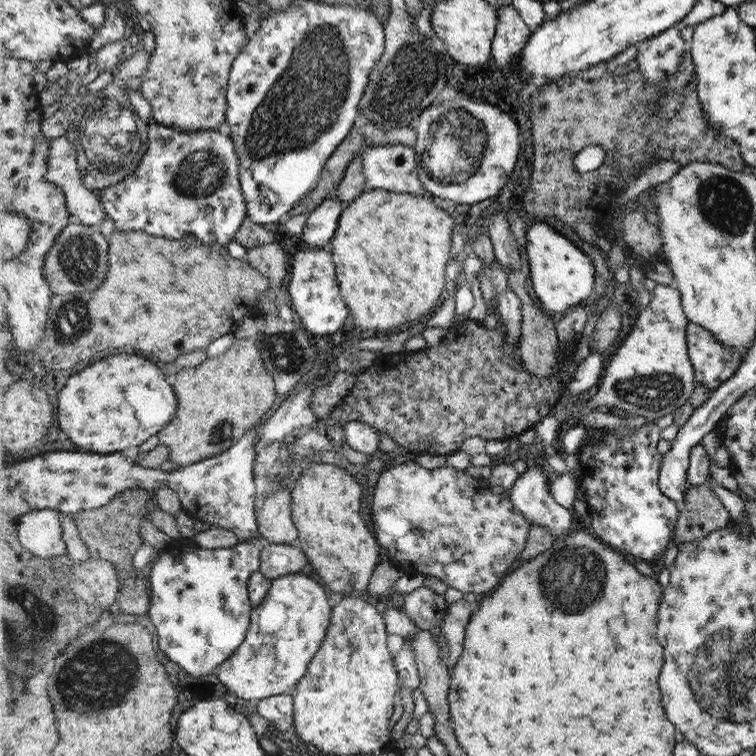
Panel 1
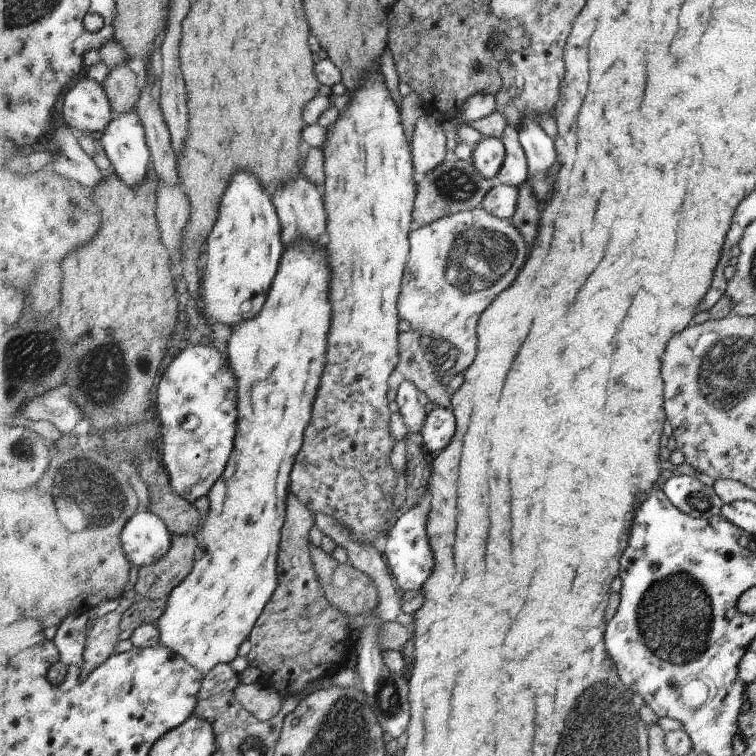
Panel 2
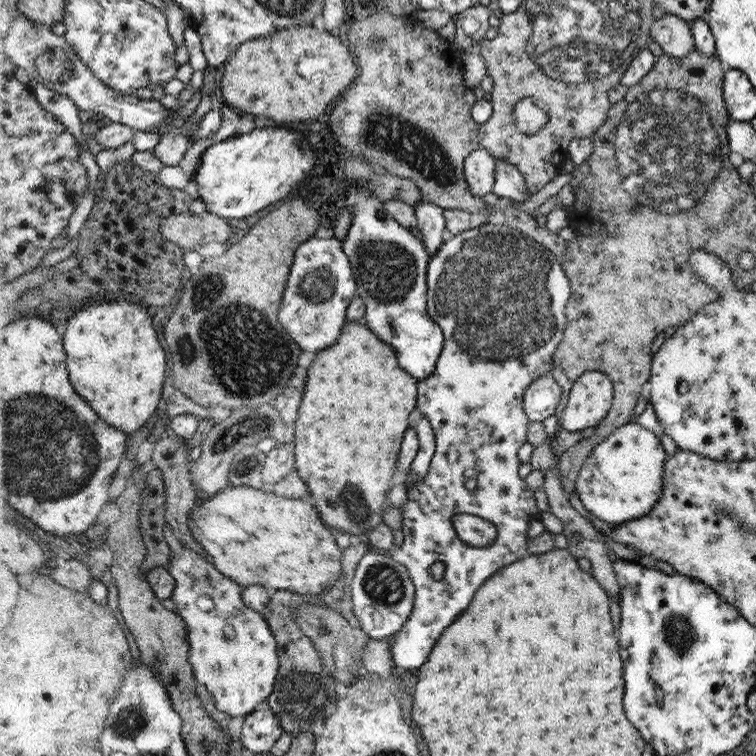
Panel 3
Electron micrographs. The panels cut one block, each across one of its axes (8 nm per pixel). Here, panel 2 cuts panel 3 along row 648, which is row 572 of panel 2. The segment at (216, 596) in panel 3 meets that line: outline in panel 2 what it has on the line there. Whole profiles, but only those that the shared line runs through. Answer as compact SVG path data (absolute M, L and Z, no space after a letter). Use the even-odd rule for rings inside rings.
M296 240L292 244L285 246L285 253L282 254L281 265L278 266L278 273L273 280L273 285L270 286L269 297L266 298L265 306L262 306L262 310L250 318L250 320L242 320L240 324L236 324L233 329L232 337L229 340L228 356L232 366L234 366L234 372L238 374L238 384L240 384L240 430L238 430L238 438L236 442L236 448L232 454L229 466L226 473L222 476L221 481L214 486L212 492L210 492L209 500L211 502L211 509L207 515L203 530L202 537L204 541L201 543L198 550L197 566L194 568L194 572L190 574L187 580L184 580L180 586L178 586L170 597L168 597L168 608L164 612L164 616L157 621L158 628L160 628L160 638L162 645L168 646L171 650L174 650L176 654L180 654L182 658L186 658L196 670L207 675L212 672L214 668L219 665L228 665L234 663L240 657L240 648L242 648L242 642L251 636L253 627L257 624L258 618L265 611L265 607L268 605L270 598L277 591L277 558L280 556L281 545L281 531L285 520L286 511L286 496L288 496L288 474L295 466L294 458L301 453L302 449L302 436L305 436L304 428L309 426L310 418L313 413L313 403L317 399L318 388L321 385L321 378L325 373L324 354L328 346L326 346L326 340L329 344L330 322L333 320L333 307L330 305L330 262L326 258L326 250L324 244L320 245L312 244L308 240Z

